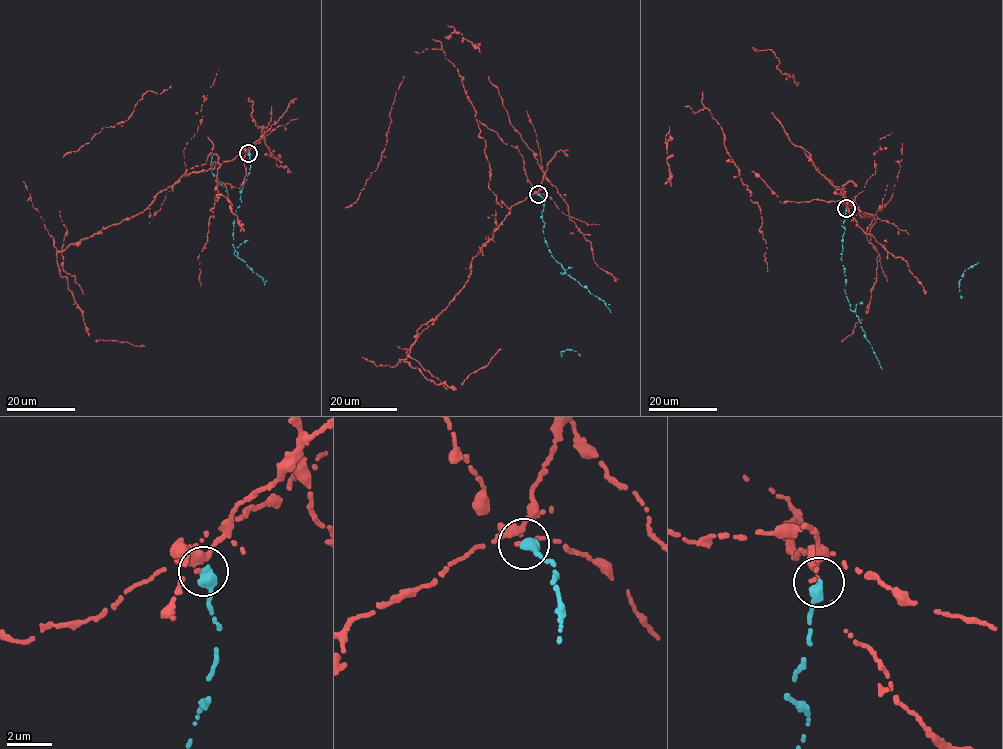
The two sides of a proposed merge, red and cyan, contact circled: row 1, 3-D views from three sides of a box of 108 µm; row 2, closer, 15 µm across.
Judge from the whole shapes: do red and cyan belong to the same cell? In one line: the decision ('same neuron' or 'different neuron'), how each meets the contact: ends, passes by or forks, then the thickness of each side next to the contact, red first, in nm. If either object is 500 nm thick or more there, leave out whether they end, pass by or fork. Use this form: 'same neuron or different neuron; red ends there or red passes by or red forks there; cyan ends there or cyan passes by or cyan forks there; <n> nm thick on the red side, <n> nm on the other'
different neuron; red ends there; cyan ends there; 220 nm thick on the red side, 460 nm on the other

